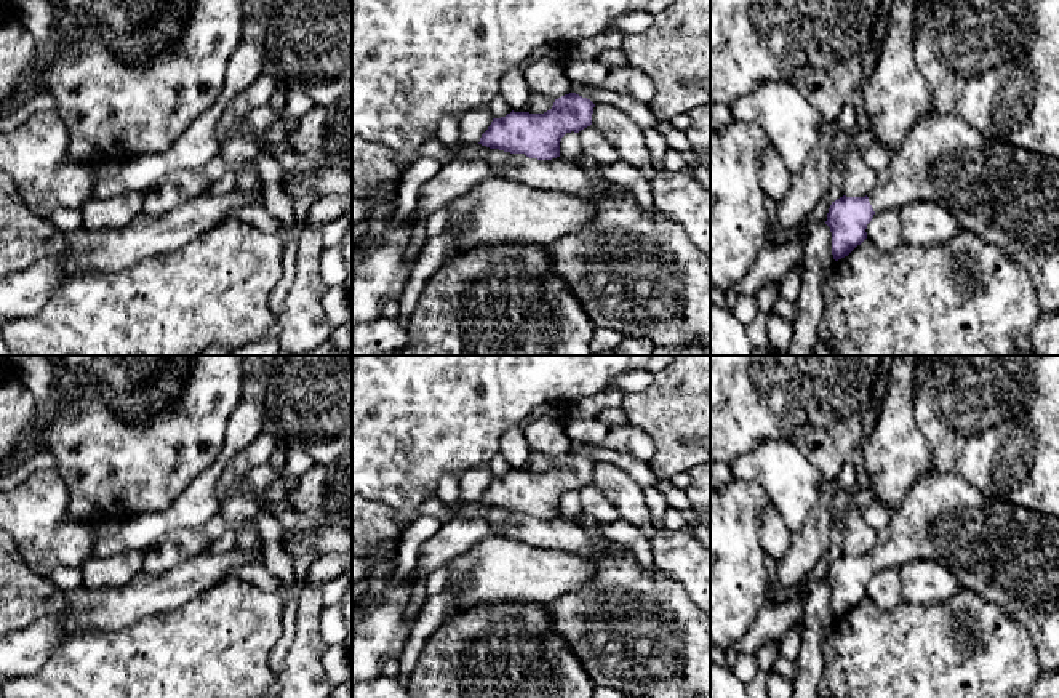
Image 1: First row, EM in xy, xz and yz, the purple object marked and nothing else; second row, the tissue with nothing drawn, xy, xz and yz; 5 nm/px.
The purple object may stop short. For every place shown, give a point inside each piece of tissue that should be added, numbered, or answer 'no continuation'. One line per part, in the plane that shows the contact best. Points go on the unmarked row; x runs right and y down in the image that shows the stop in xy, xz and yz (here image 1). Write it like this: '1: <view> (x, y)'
1: yz (1008, 554)

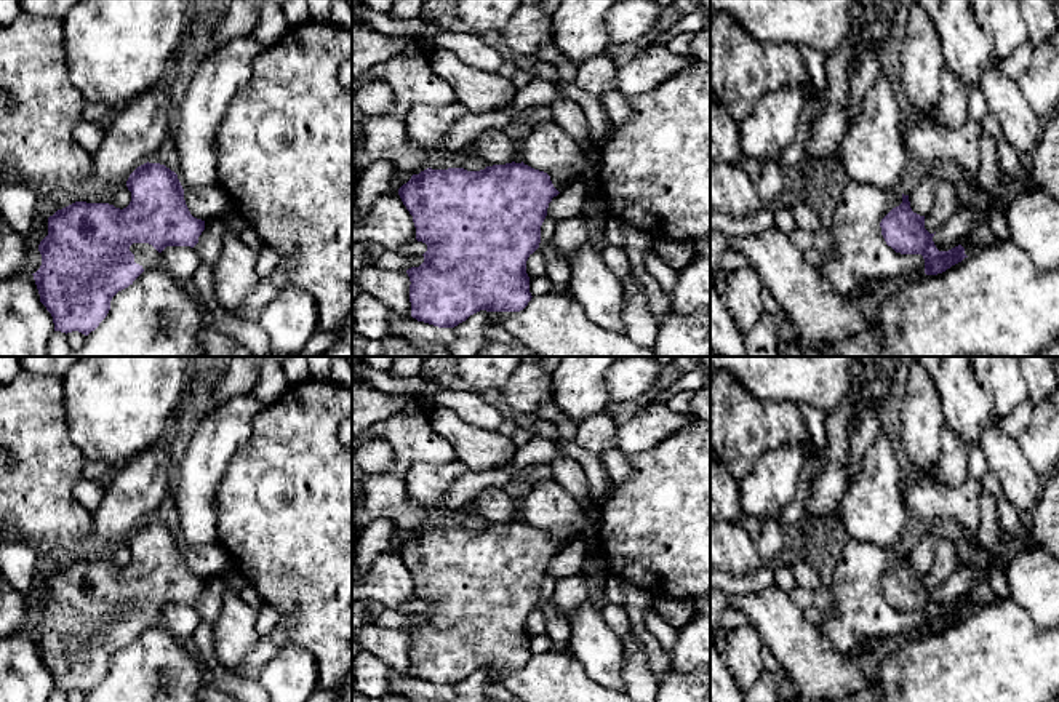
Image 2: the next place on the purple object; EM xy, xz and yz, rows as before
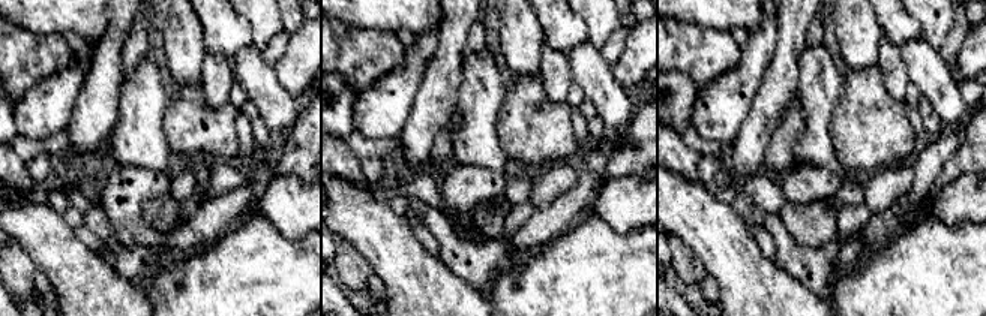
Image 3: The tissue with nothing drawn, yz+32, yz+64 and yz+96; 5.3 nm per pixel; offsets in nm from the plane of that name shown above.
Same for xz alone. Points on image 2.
no continuation

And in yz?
no continuation

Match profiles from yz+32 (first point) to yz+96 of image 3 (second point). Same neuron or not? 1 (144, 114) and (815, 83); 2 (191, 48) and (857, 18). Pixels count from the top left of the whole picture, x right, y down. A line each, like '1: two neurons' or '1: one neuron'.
1: one neuron
2: one neuron

